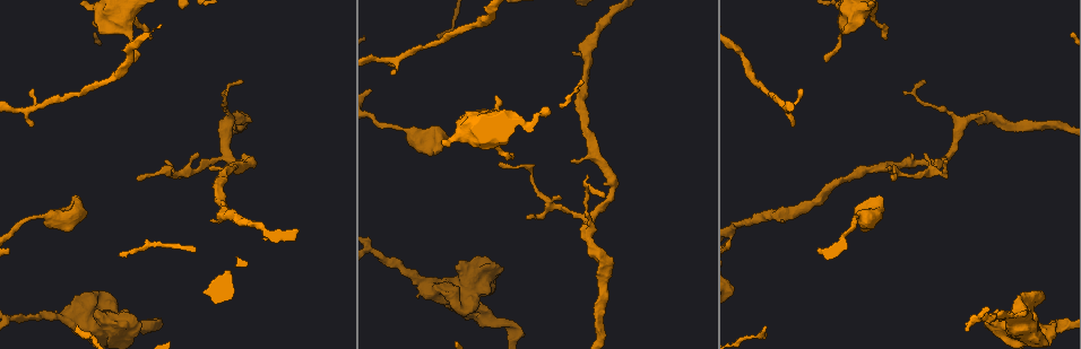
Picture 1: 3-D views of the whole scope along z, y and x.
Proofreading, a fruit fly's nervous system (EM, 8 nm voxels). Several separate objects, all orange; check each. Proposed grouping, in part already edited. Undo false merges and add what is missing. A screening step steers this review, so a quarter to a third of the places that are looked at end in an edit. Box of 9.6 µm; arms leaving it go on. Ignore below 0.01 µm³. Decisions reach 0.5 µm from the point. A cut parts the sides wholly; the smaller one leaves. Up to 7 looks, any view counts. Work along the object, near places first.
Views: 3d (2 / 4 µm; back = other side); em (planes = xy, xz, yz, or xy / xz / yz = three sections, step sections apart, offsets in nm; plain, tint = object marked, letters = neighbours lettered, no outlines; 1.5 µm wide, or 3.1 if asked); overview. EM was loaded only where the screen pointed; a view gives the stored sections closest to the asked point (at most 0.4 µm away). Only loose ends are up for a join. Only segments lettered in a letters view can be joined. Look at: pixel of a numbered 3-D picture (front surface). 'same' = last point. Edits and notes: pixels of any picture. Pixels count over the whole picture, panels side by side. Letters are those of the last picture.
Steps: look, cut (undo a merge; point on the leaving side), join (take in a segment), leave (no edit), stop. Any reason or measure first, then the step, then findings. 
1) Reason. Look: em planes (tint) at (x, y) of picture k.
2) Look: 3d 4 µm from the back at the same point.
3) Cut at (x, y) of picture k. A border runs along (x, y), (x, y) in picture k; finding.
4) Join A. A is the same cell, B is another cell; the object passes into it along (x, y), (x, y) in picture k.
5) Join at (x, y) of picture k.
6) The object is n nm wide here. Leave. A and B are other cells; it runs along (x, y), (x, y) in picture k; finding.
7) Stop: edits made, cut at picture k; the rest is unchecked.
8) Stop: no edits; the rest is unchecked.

Branch stops here. Look: 3d 4 µm at (501, 270) of picture 1.

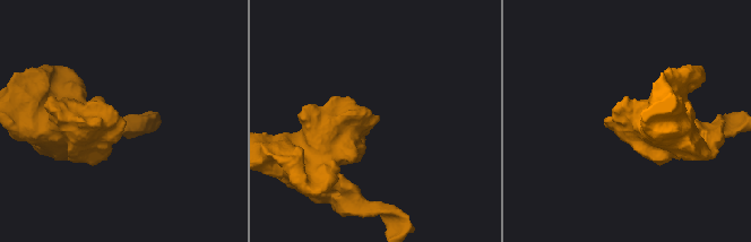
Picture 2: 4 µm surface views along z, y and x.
Look: em planes (tint) at (373, 120) of picture 2.

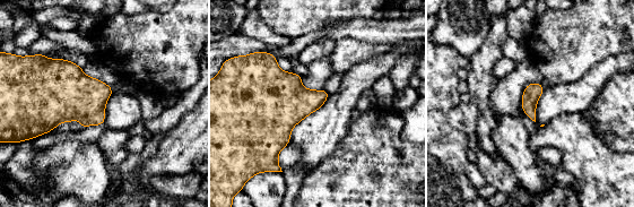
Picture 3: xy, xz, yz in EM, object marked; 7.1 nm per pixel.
Look: em planes (letters) at the same point.

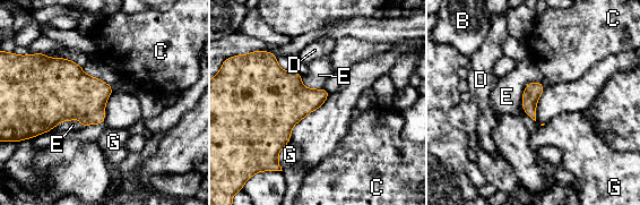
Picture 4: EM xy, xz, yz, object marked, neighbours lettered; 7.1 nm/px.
Leave. B, C, D, E and G are other cells; no lettered segment goes on from it.

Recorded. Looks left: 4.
Look: em planes (letters) at (793, 122) of picture 1.

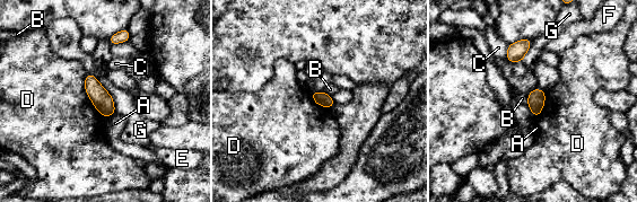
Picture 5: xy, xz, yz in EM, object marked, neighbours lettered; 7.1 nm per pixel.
The longest contact is with D, 340 nm. Leave. A, B, C, D, E, F and G are other cells; a border runs along (86, 72), (85, 93), (105, 116) in picture 5; no lettered segment goes on from it.

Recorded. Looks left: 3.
Branch stops here. Look: 3d 4 µm at (134, 62) of picture 1.

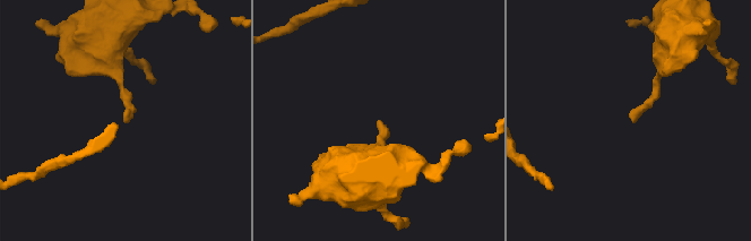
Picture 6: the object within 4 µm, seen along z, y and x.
Need the tissue. Look: em planes (plain) at (379, 126) of picture 6.

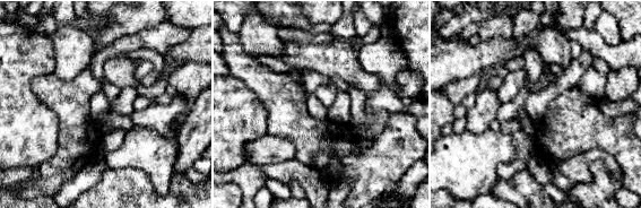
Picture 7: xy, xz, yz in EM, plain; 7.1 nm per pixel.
What lies round it. Look: em planes (letters) at the same point.

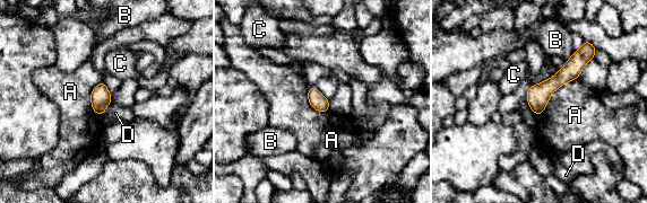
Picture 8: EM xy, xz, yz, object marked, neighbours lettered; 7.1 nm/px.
The object is 120 nm wide here. Leave. A, B, C and D are other cells; it runs along (584, 50), (537, 99), (536, 111) in picture 8; no lettered segment goes on from it.

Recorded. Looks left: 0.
Stop: no edits; the rest is unchecked.

